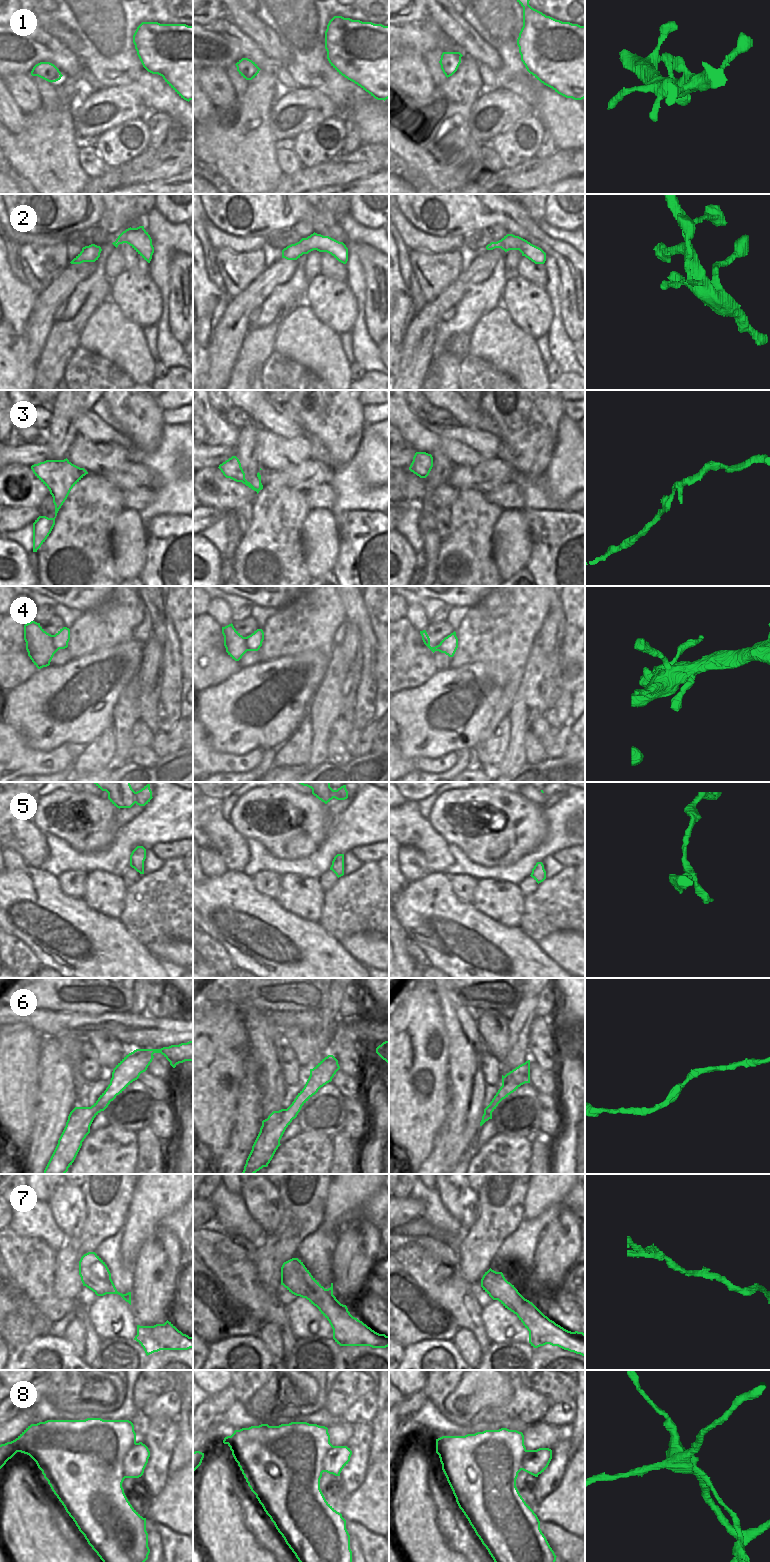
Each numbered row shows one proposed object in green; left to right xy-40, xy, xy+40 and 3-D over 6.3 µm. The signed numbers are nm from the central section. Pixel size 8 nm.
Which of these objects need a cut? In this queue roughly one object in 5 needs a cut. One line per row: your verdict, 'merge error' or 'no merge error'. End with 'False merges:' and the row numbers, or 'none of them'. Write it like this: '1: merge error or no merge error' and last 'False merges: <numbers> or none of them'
1: no merge error
2: no merge error
3: no merge error
4: no merge error
5: merge error
6: no merge error
7: no merge error
8: merge error
False merges: 5, 8

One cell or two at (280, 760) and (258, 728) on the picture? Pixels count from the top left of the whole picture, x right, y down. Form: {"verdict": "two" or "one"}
{"verdict": "two"}

